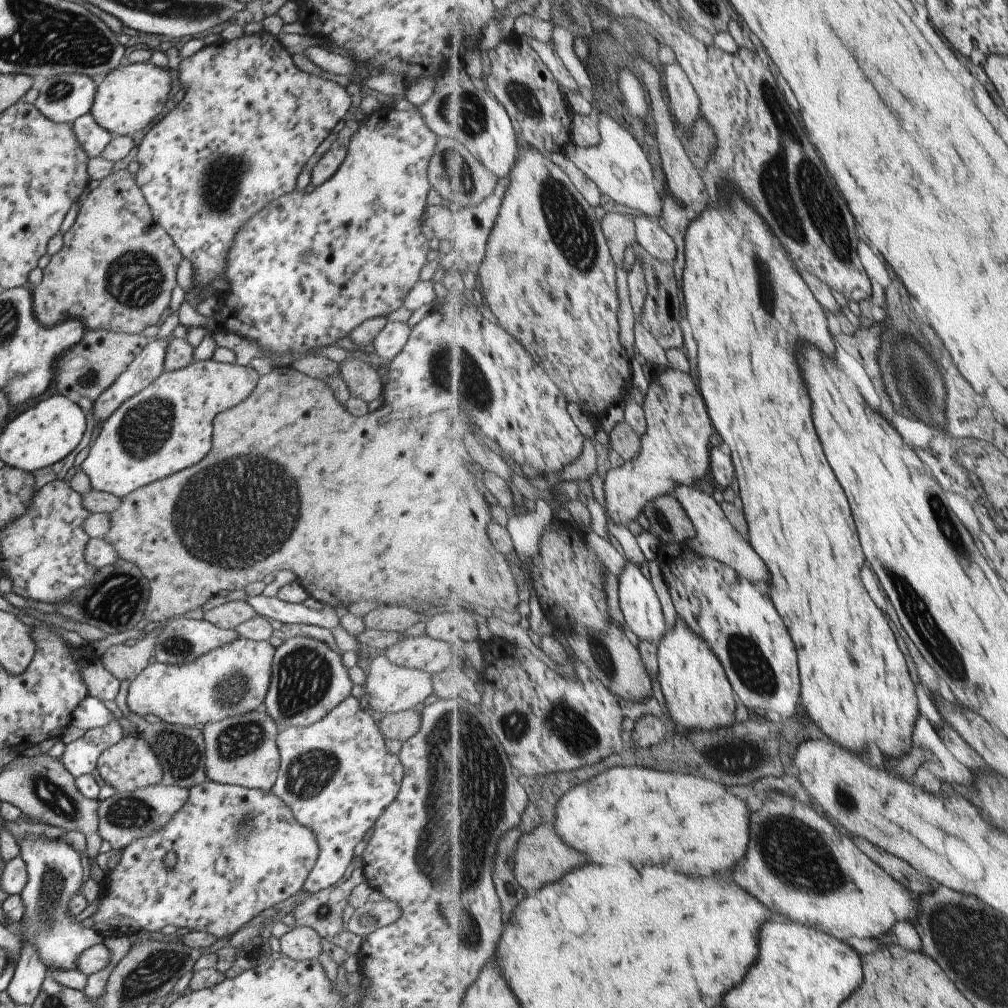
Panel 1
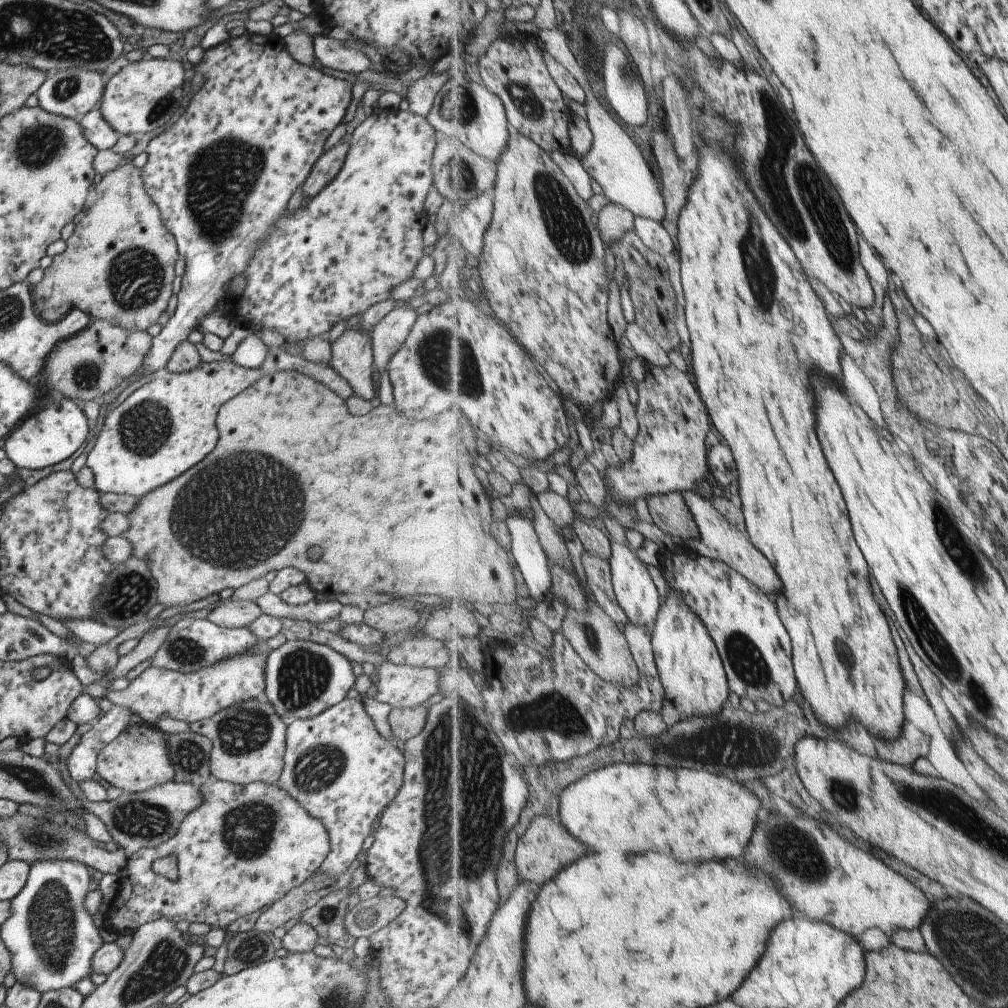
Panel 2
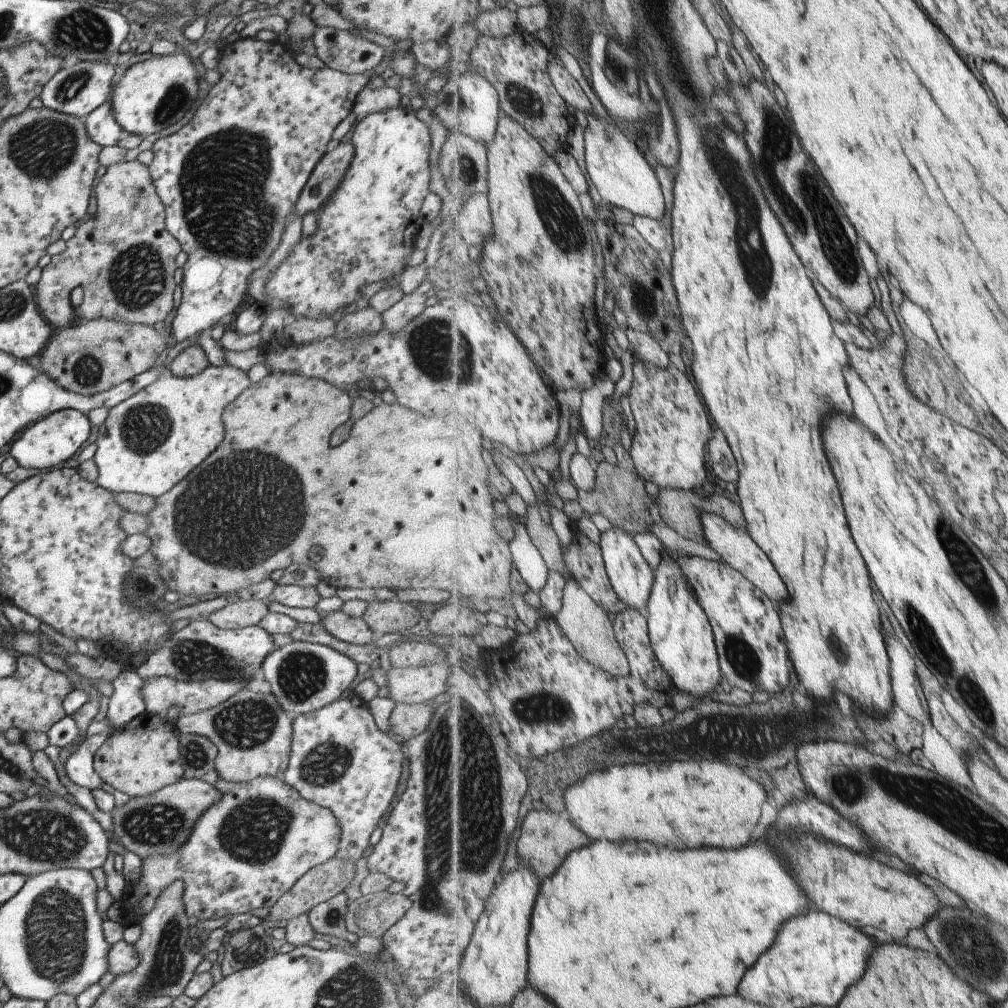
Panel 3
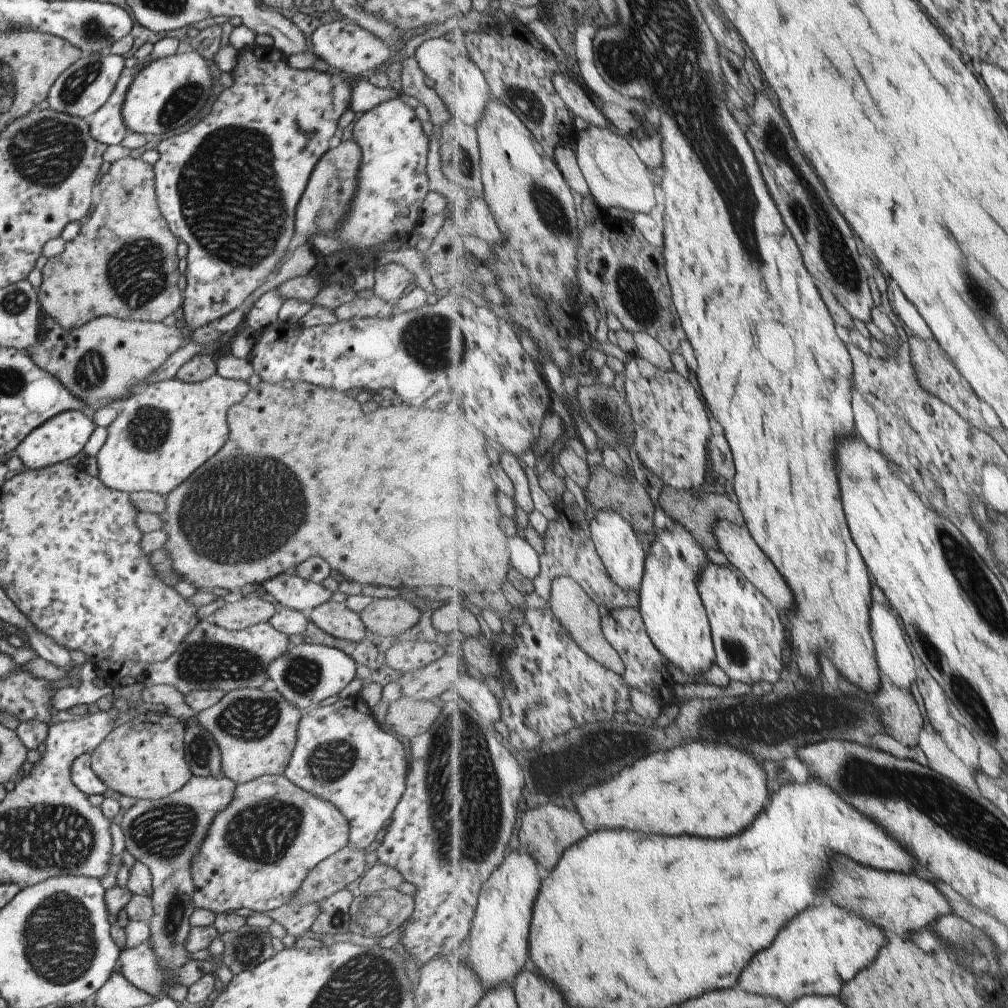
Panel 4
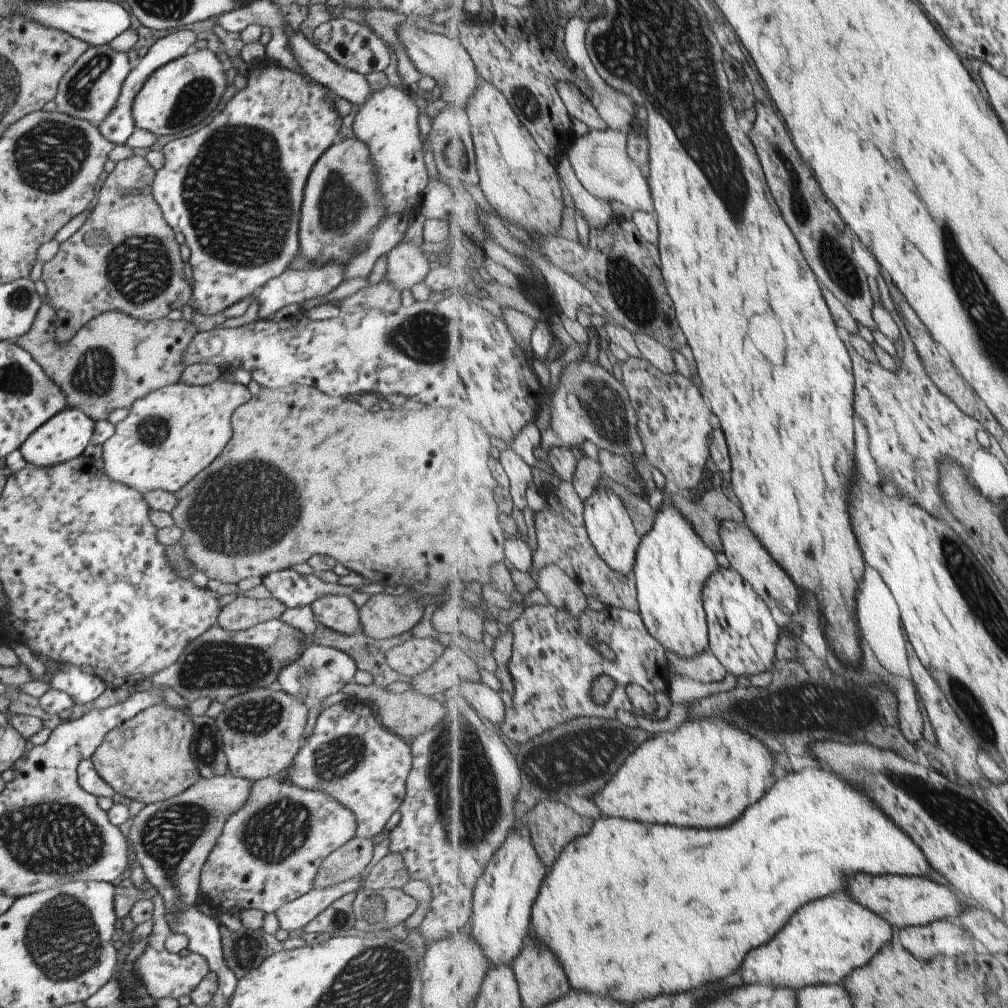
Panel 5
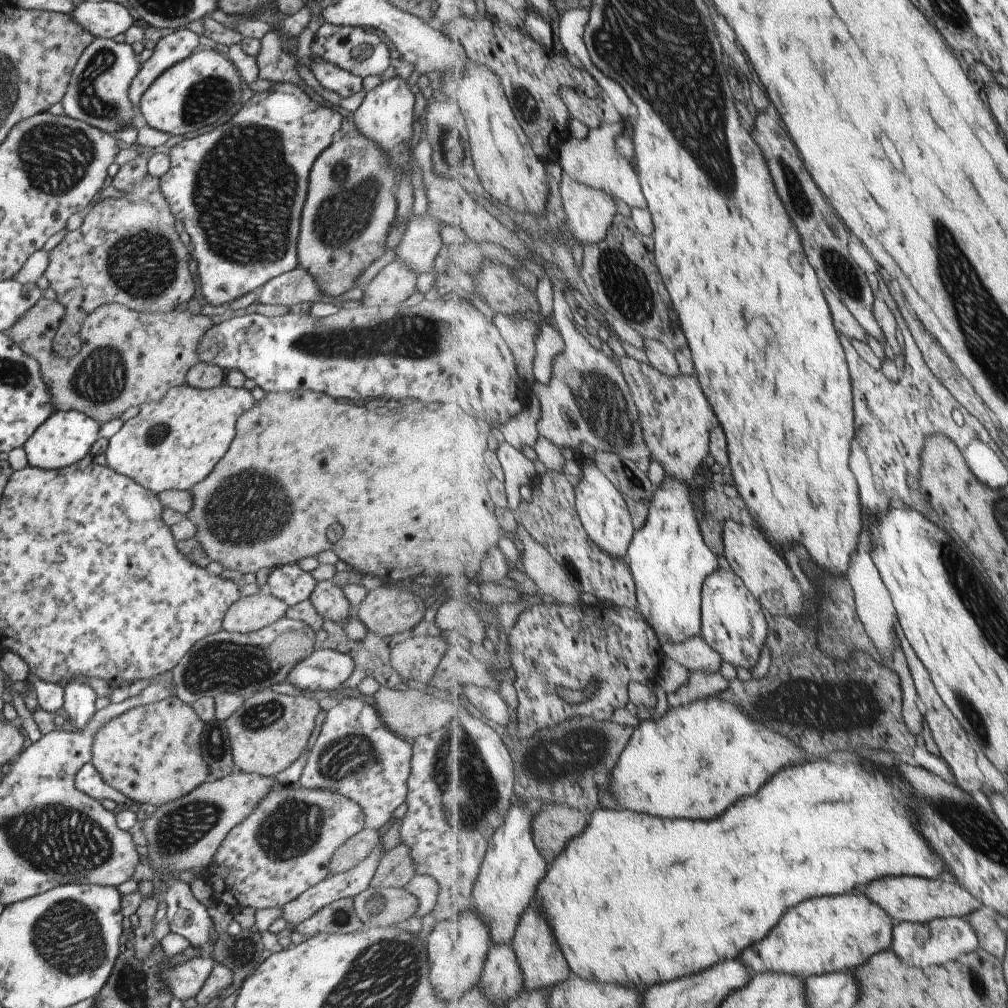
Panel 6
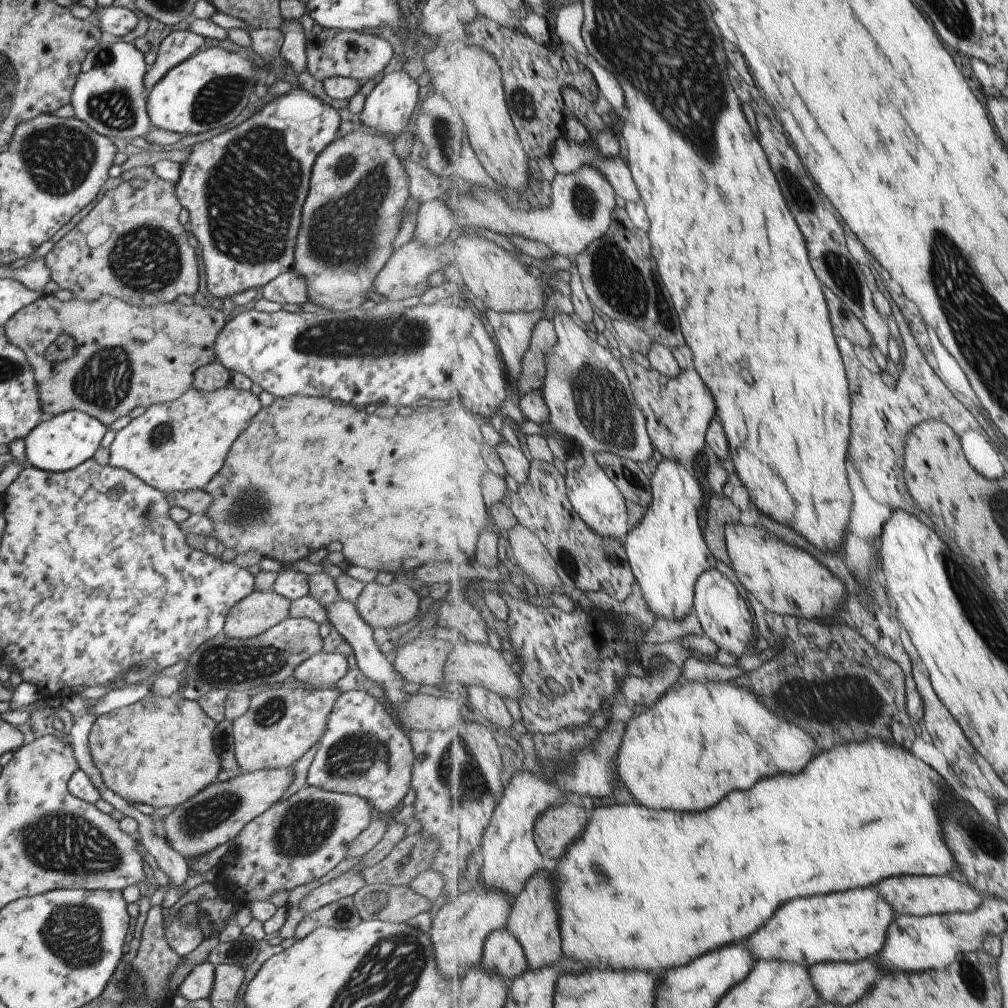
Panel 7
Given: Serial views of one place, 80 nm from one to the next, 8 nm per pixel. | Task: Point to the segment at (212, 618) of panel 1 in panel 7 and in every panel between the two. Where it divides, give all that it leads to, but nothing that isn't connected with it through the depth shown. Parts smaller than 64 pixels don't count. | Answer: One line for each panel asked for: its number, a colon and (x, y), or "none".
2: (228, 614)
3: (237, 613)
4: (238, 613)
5: (243, 613)
6: (249, 614)
7: (258, 611)

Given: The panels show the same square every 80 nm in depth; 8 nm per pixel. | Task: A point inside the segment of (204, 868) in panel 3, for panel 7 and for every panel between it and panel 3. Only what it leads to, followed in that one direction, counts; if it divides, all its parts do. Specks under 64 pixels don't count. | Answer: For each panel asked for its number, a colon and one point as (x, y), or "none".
4: (259, 848)
5: (268, 854)
6: (283, 847)
7: (299, 839)

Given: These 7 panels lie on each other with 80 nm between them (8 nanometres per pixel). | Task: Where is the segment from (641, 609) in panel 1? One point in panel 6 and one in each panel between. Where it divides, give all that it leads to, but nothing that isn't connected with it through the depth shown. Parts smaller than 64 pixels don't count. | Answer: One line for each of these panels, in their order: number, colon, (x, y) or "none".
2: (637, 594)
3: (633, 580)
4: (616, 540)
5: (608, 523)
6: (605, 514)

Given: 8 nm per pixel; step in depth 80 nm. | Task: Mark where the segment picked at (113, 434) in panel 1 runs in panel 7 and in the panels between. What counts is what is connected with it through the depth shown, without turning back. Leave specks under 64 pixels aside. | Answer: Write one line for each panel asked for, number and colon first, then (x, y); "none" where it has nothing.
2: (165, 426)
3: (151, 440)
4: (161, 434)
5: (169, 436)
6: (172, 444)
7: (177, 446)

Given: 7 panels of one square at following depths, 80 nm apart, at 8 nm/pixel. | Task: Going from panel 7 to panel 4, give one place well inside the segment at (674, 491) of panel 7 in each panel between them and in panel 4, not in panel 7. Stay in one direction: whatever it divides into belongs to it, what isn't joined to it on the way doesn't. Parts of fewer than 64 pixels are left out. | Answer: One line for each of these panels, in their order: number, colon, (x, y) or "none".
4: (676, 619)
5: (673, 563)
6: (669, 559)

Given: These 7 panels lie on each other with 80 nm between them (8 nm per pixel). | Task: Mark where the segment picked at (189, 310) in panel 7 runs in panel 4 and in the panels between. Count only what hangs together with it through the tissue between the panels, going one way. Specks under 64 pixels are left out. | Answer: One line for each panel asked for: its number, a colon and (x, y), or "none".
4: (97, 361)
5: (113, 360)
6: (127, 358)

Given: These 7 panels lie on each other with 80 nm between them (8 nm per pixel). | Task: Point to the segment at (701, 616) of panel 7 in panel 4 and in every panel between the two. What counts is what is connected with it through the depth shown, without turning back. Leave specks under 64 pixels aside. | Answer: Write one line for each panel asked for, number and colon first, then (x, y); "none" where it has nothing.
4: (749, 638)
5: (744, 635)
6: (734, 625)

